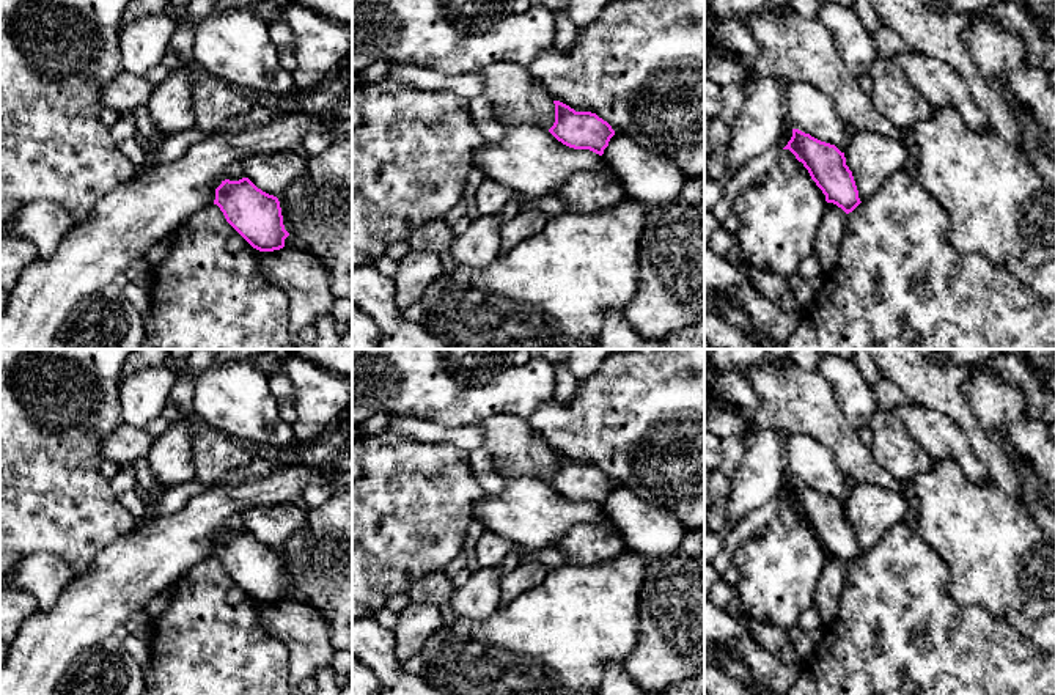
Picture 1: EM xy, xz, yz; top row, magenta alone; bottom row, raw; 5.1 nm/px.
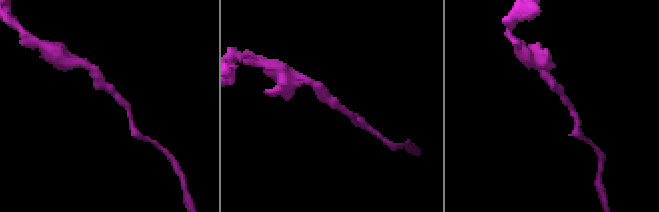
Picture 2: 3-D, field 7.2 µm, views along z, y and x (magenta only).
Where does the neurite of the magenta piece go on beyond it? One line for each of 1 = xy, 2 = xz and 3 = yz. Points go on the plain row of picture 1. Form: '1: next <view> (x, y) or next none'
1: next none
2: next none
3: next none

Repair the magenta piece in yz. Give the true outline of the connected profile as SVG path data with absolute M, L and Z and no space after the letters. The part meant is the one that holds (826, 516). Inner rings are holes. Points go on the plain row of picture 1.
M792 481L792 489L783 502L789 502L803 516L811 531L825 547L827 555L836 557L846 566L862 555L852 524L846 517L844 505L835 497Z

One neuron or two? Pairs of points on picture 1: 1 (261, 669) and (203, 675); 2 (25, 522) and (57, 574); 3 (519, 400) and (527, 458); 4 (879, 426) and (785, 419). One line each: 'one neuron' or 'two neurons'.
1: one neuron
2: two neurons
3: two neurons
4: two neurons

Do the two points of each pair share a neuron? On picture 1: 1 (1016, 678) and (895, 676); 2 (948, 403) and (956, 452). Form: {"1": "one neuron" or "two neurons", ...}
{"1": "one neuron", "2": "two neurons"}

